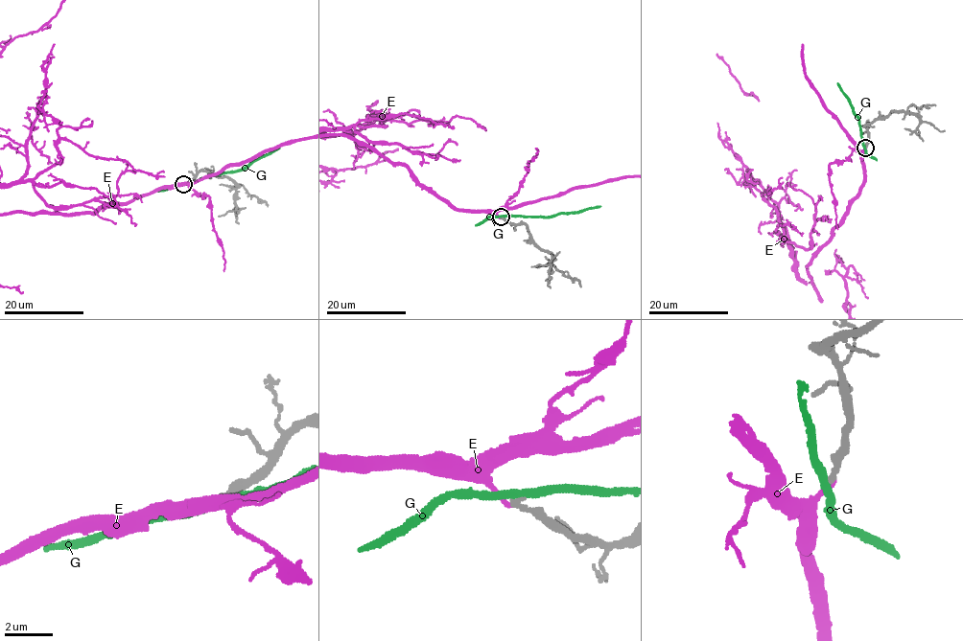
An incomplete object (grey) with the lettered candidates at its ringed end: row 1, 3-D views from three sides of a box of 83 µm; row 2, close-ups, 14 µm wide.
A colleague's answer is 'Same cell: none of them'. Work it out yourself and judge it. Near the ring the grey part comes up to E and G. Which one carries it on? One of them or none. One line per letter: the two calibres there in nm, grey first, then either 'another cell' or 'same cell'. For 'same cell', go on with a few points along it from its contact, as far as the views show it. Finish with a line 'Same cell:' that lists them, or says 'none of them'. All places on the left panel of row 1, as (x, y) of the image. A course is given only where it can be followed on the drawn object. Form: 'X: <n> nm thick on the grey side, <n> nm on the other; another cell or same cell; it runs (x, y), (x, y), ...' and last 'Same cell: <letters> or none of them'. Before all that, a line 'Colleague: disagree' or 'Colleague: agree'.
Colleague: agree
E: 240 nm thick on the grey side, 200 nm on the other; another cell
G: 240 nm thick on the grey side, 320 nm on the other; another cell
Same cell: none of them

